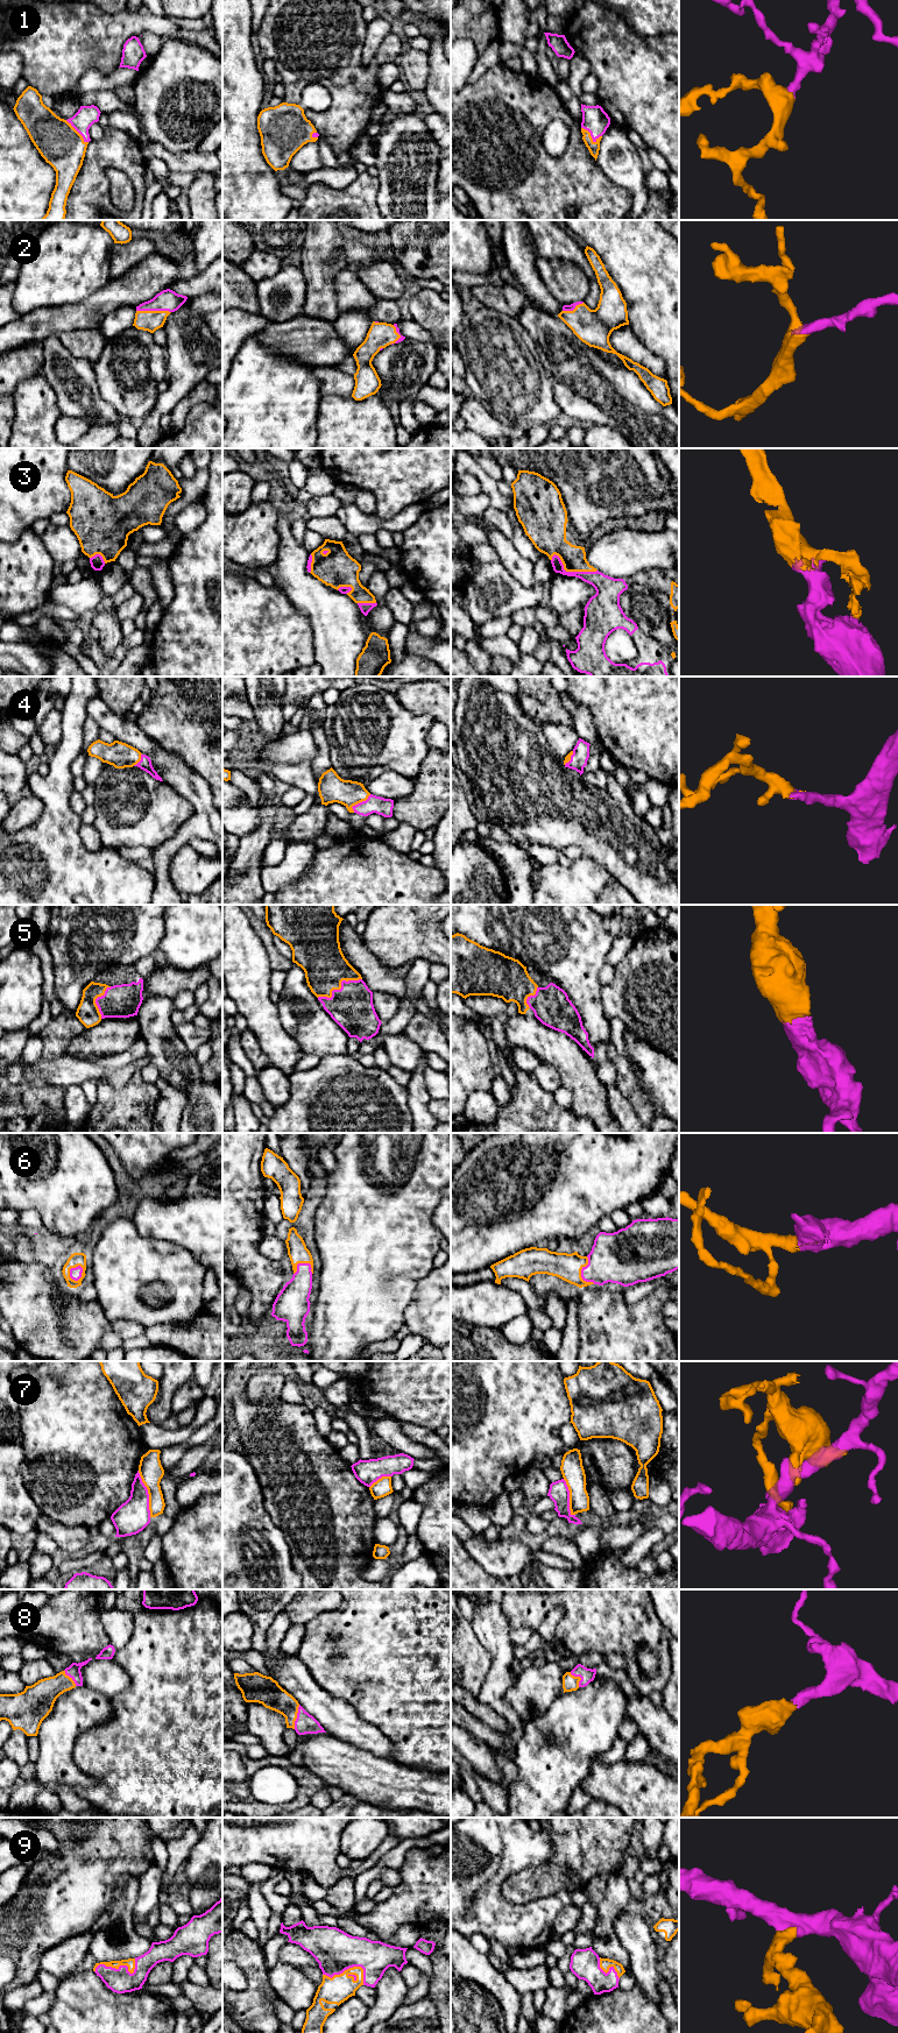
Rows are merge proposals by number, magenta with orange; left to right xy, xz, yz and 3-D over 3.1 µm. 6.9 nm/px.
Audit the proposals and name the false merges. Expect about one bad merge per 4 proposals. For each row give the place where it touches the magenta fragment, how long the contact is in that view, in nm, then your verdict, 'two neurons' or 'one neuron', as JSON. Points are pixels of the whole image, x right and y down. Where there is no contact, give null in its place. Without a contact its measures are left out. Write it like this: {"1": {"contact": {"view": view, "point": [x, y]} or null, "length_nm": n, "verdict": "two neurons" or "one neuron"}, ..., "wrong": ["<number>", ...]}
{"1": {"contact": {"view": "yz", "point": [591, 135]}, "length_nm": 160, "verdict": "one neuron"}, "2": {"contact": {"view": "xy", "point": [154, 310]}, "length_nm": 240, "verdict": "one neuron"}, "3": {"contact": {"view": "yz", "point": [571, 572]}, "length_nm": 340, "verdict": "one neuron"}, "4": {"contact": {"view": "xz", "point": [360, 802]}, "length_nm": 180, "verdict": "one neuron"}, "5": {"contact": {"view": "xz", "point": [340, 989]}, "length_nm": 340, "verdict": "one neuron"}, "6": {"contact": {"view": "xy", "point": [80, 1274]}, "length_nm": 120, "verdict": "one neuron"}, "7": {"contact": {"view": "xy", "point": [148, 1494]}, "length_nm": 340, "verdict": "two neurons"}, "8": {"contact": {"view": "xz", "point": [297, 1716]}, "length_nm": 170, "verdict": "one neuron"}, "9": {"contact": {"view": "xy", "point": [120, 1966]}, "length_nm": 300, "verdict": "one neuron"}, "wrong": ["7"]}

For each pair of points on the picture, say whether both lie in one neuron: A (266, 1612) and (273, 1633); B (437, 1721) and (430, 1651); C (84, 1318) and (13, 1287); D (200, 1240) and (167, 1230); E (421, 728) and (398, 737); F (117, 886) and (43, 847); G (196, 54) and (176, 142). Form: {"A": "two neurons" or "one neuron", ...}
{"A": "two neurons", "B": "one neuron", "C": "one neuron", "D": "one neuron", "E": "one neuron", "F": "one neuron", "G": "one neuron"}

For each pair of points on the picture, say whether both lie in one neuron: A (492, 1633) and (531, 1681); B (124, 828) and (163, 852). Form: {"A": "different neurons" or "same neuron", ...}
{"A": "different neurons", "B": "different neurons"}

